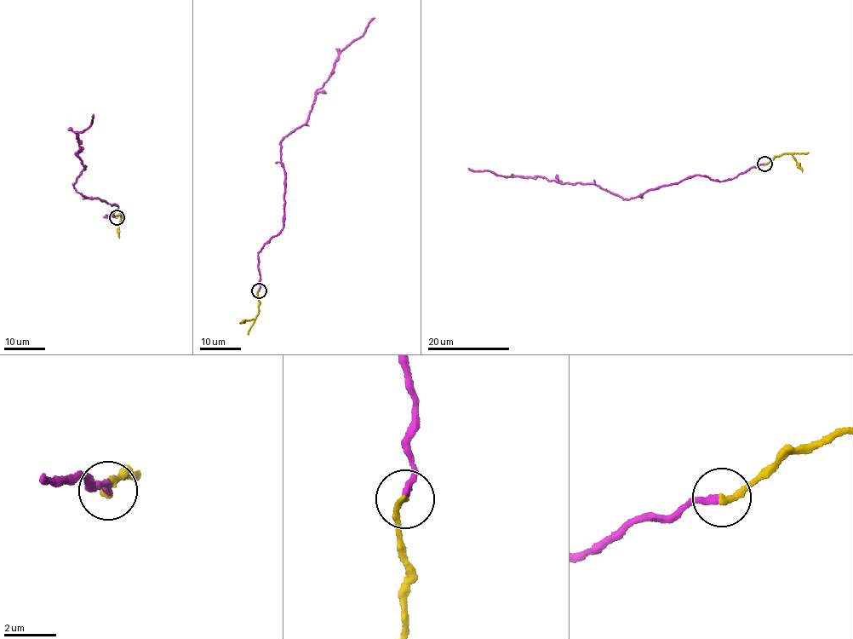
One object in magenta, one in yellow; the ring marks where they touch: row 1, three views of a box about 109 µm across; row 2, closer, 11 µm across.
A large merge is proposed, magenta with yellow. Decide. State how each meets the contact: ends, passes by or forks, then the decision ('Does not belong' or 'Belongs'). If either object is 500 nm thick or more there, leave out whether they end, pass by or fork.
At the ring magenta ends. At the ring yellow ends. Belongs

